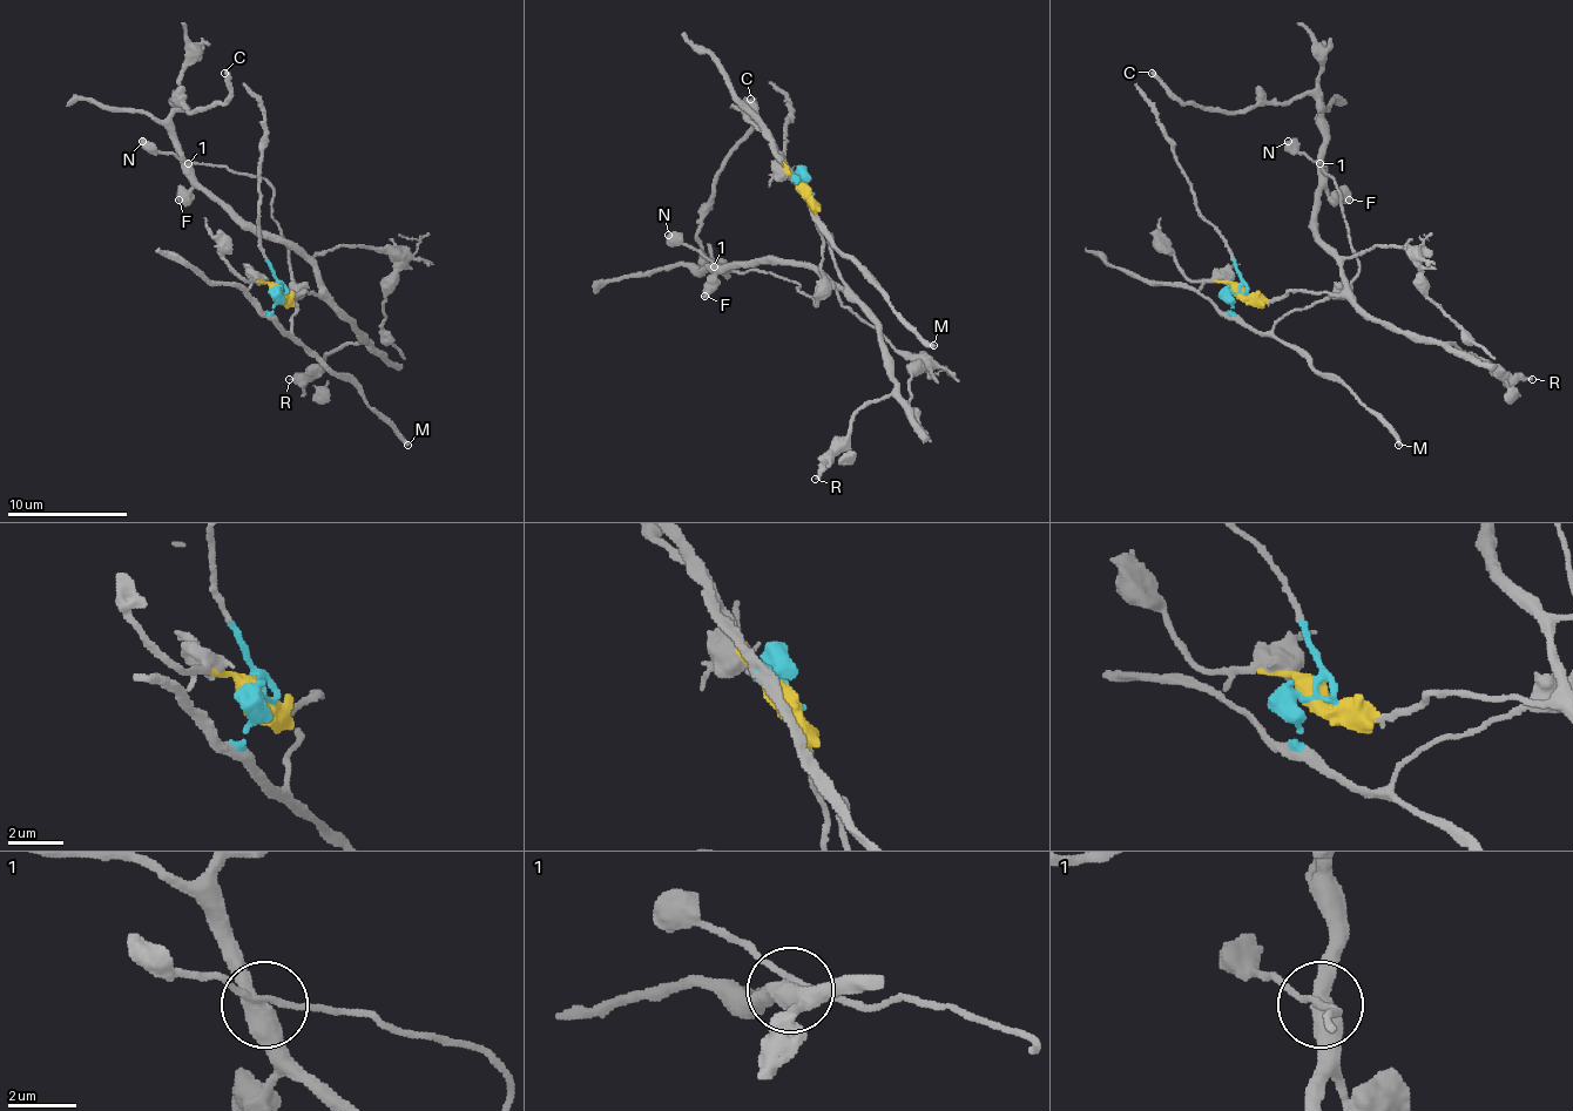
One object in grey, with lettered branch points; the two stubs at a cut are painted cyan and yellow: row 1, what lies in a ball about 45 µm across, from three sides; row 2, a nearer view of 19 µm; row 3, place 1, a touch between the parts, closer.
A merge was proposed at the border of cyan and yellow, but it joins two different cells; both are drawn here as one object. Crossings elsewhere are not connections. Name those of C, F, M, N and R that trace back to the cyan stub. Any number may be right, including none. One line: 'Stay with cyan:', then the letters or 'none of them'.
Stay with cyan: M, N

